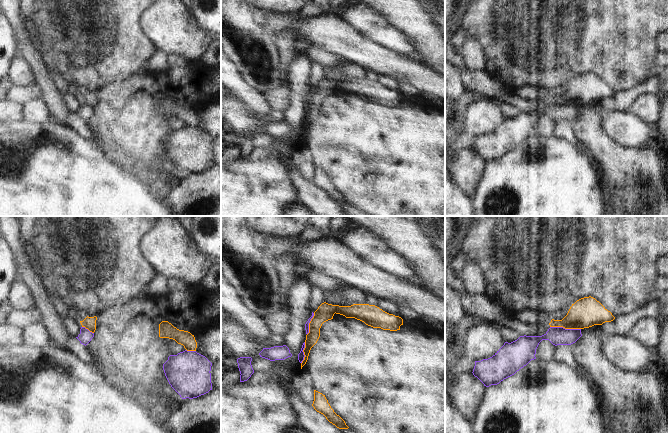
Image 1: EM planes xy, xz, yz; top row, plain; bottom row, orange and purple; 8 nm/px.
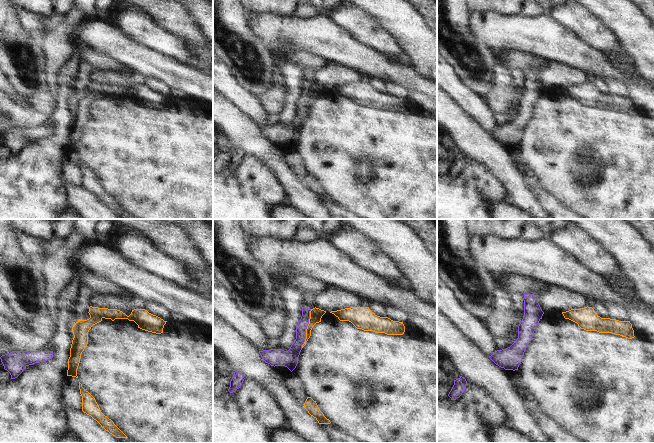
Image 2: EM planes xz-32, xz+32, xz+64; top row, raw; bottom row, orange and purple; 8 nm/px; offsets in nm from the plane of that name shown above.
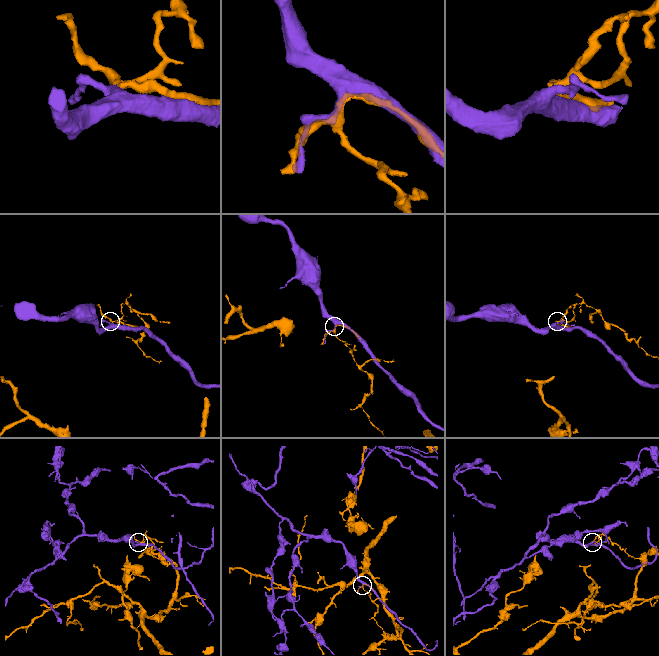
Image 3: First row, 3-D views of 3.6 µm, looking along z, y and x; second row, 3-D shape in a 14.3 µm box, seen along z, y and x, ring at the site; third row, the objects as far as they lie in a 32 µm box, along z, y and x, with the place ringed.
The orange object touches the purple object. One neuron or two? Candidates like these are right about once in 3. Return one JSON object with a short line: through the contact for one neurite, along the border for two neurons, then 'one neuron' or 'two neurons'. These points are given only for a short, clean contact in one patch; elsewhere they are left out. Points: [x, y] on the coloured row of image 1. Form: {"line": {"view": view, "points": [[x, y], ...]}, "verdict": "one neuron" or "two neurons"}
{"verdict": "two neurons"}

